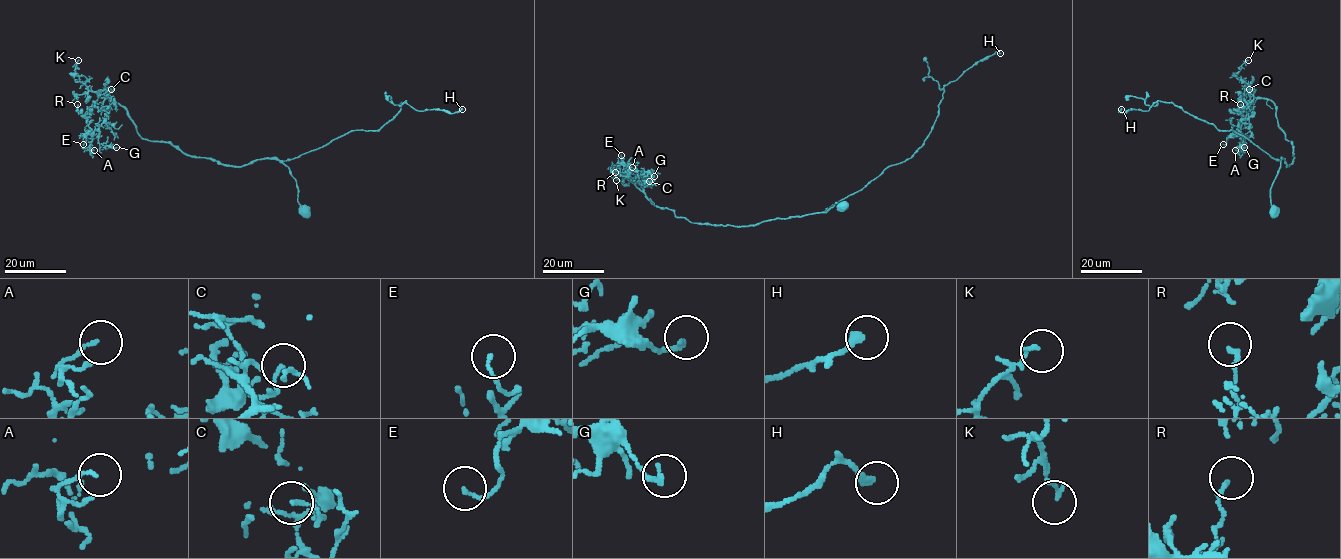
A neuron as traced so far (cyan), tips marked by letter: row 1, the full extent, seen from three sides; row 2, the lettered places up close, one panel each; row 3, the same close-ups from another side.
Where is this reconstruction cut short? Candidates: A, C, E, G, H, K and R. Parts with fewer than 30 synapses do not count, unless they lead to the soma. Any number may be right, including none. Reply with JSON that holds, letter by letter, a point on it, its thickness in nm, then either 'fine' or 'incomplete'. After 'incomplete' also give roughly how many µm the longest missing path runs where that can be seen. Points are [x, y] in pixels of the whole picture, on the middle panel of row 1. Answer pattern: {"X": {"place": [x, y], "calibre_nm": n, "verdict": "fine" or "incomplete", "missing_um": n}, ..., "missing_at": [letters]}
{"A": {"place": [632, 167], "calibre_nm": 130, "verdict": "fine"}, "C": {"place": [649, 181], "calibre_nm": 110, "verdict": "fine"}, "E": {"place": [621, 155], "calibre_nm": 110, "verdict": "fine"}, "G": {"place": [654, 176], "calibre_nm": 180, "verdict": "fine"}, "H": {"place": [1000, 53], "calibre_nm": 240, "verdict": "fine"}, "K": {"place": [616, 180], "calibre_nm": 120, "verdict": "fine"}, "R": {"place": [615, 172], "calibre_nm": 130, "verdict": "fine"}, "missing_at": []}

